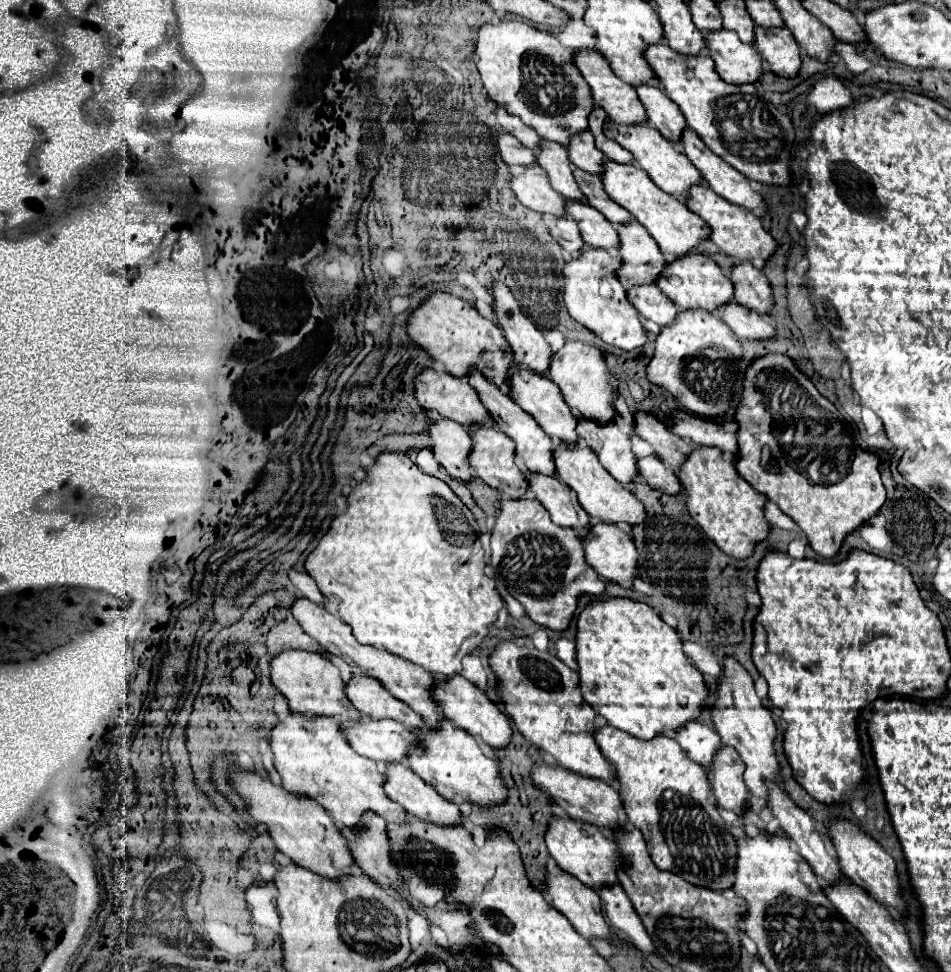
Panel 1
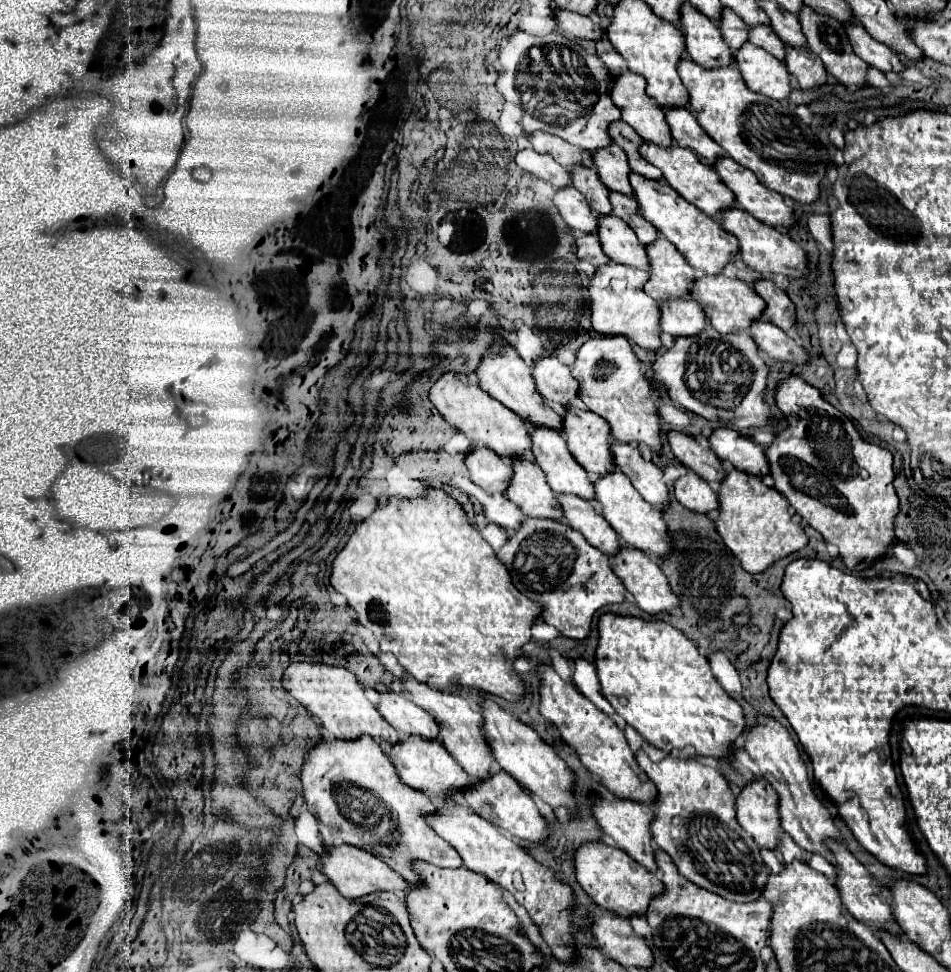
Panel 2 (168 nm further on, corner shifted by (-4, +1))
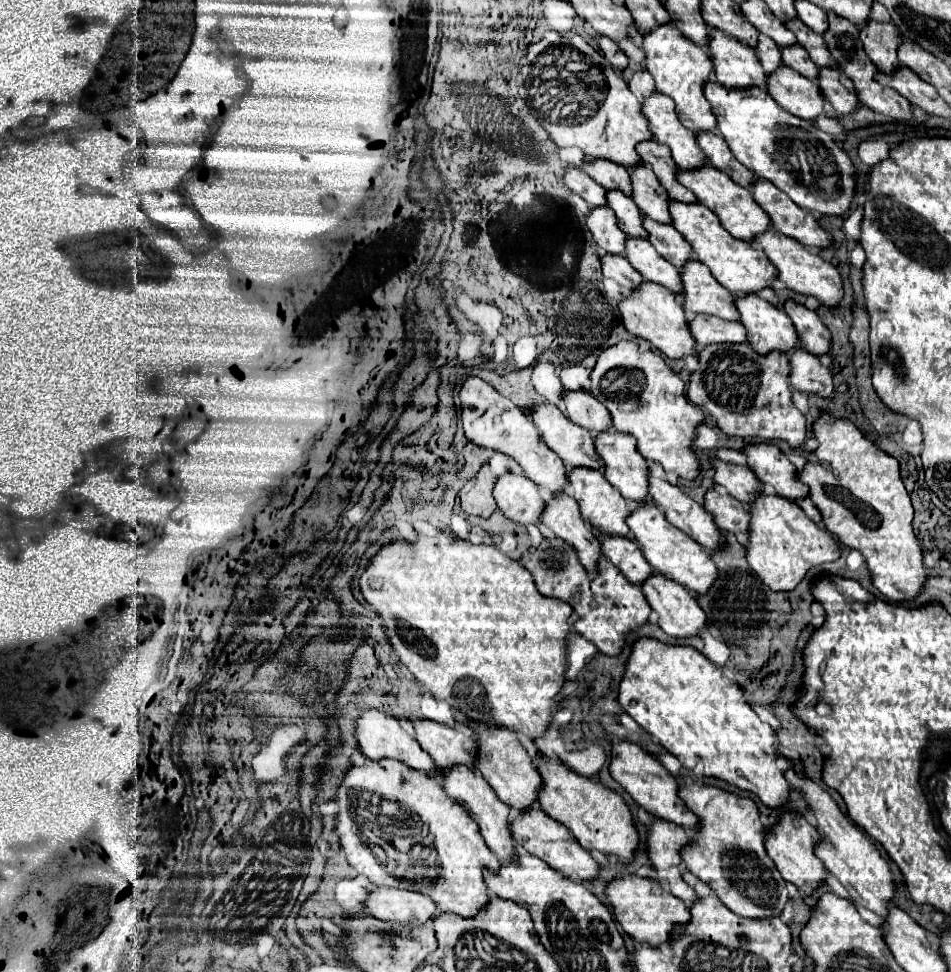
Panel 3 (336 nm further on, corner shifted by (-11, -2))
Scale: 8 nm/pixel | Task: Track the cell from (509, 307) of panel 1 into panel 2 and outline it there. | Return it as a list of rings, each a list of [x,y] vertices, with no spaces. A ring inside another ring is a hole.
[[[550,349],[546,355],[540,355],[532,363],[532,377],[536,381],[536,389],[542,397],[556,405],[568,405],[576,399],[578,383],[570,375],[570,367],[556,359],[556,353]]]

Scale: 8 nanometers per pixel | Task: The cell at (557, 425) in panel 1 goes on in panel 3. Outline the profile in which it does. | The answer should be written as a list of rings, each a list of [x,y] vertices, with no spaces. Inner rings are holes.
[[[617,430],[601,432],[595,440],[595,448],[597,448],[597,454],[605,462],[605,470],[603,470],[605,478],[621,492],[621,496],[625,496],[627,500],[631,500],[635,504],[641,504],[643,500],[651,500],[651,496],[647,492],[647,488],[649,488],[649,466],[647,466],[647,460],[639,454],[633,436],[627,436],[627,434],[617,432]]]

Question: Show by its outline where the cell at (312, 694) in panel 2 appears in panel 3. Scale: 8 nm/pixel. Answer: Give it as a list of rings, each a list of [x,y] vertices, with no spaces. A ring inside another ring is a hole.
[[[367,710],[361,714],[361,718],[357,720],[357,740],[359,740],[361,752],[371,760],[393,758],[393,760],[403,762],[407,768],[425,772],[429,776],[441,776],[443,774],[443,770],[431,760],[431,756],[427,756],[427,752],[423,752],[419,742],[413,736],[409,736],[395,718],[383,714],[379,710]]]

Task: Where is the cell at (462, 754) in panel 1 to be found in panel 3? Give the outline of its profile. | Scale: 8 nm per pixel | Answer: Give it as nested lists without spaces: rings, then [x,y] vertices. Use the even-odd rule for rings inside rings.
[[[541,808],[517,814],[517,818],[511,820],[511,830],[519,848],[529,852],[531,856],[539,856],[569,880],[593,882],[599,876],[599,864],[591,858],[591,854],[581,848],[581,844],[575,840],[575,836],[571,836],[571,832],[567,832],[567,828],[563,828],[563,824],[549,818]]]

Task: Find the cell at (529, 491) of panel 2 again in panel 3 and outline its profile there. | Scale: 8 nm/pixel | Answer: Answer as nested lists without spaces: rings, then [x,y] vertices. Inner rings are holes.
[[[555,496],[547,502],[547,508],[541,516],[541,522],[551,528],[561,540],[571,544],[579,556],[579,562],[589,572],[591,580],[595,580],[599,570],[601,542],[587,526],[587,522],[579,514],[579,504],[571,496]]]

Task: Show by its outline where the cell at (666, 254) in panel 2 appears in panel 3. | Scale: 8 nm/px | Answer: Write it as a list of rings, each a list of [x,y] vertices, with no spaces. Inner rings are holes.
[[[689,260],[683,268],[683,308],[685,312],[713,314],[723,320],[739,320],[735,296],[729,294],[699,260]]]

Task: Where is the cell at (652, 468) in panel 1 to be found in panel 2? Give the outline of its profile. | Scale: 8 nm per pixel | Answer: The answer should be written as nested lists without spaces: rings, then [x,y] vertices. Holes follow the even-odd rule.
[[[692,471],[674,481],[674,495],[678,503],[696,513],[708,513],[712,509],[718,509],[714,489]]]

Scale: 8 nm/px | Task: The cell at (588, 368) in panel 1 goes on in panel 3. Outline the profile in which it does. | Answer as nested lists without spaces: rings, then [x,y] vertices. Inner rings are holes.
[[[619,342],[601,352],[591,372],[593,396],[611,412],[615,430],[637,438],[639,452],[653,462],[659,462],[665,472],[677,472],[679,478],[695,480],[701,464],[693,452],[695,430],[705,422],[701,408],[691,404],[683,392],[683,380],[665,364],[661,354],[653,350],[641,350],[635,342]],[[623,372],[643,372],[643,388],[631,400],[619,400],[619,376]]]

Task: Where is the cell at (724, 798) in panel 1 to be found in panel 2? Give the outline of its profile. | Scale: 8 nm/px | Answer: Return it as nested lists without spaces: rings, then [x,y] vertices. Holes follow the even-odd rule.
[[[756,777],[750,783],[746,783],[742,787],[742,793],[736,797],[738,823],[754,837],[754,841],[760,847],[766,847],[766,849],[774,849],[778,845],[776,829],[780,827],[780,821],[778,821],[778,811],[776,811],[776,799],[778,799],[776,791],[772,789],[772,785],[764,777]]]

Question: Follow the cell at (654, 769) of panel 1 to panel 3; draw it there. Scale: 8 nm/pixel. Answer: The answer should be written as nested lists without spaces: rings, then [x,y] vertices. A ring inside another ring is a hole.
[[[697,782],[683,784],[679,796],[687,808],[699,816],[699,828],[693,844],[683,848],[681,858],[689,872],[709,884],[721,902],[737,916],[765,920],[779,916],[789,900],[785,880],[775,870],[773,860],[765,852],[767,828],[759,820],[759,810],[751,798],[735,796],[715,786]]]

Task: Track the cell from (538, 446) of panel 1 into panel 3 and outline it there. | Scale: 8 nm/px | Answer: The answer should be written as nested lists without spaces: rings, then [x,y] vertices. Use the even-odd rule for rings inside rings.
[[[573,468],[569,472],[569,484],[571,484],[571,494],[581,506],[581,516],[597,528],[605,536],[623,536],[623,538],[633,538],[629,528],[627,528],[627,512],[631,512],[631,506],[627,506],[625,498],[615,492],[615,488],[605,480],[601,470],[589,470],[589,468]]]

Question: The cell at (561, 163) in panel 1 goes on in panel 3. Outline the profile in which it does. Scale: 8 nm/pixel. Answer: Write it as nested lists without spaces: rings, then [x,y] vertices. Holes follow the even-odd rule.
[[[615,190],[615,192],[607,192],[607,202],[609,202],[609,208],[613,208],[613,212],[617,214],[619,226],[623,228],[625,234],[635,238],[647,238],[647,230],[643,228],[643,214],[631,198]]]

